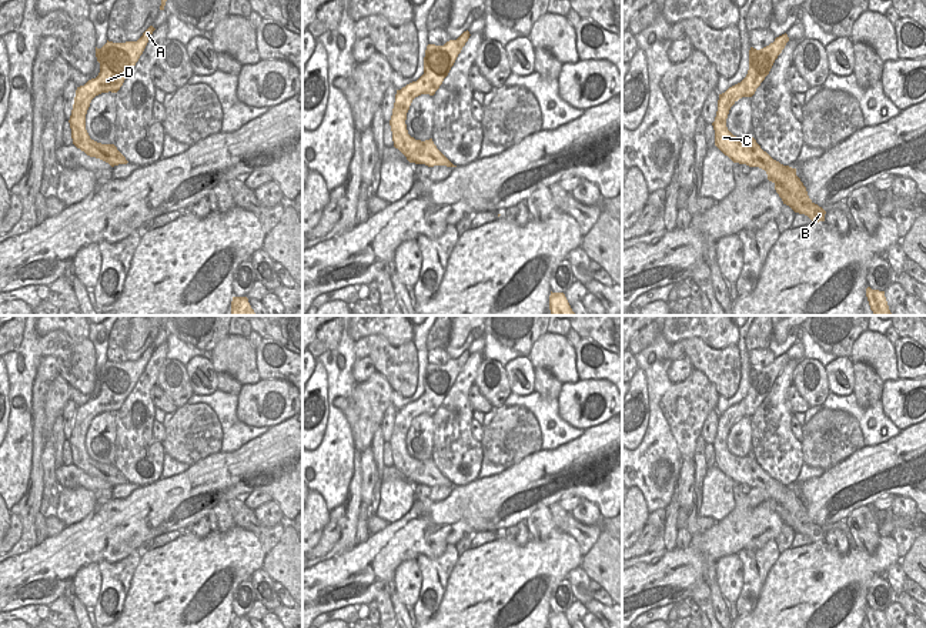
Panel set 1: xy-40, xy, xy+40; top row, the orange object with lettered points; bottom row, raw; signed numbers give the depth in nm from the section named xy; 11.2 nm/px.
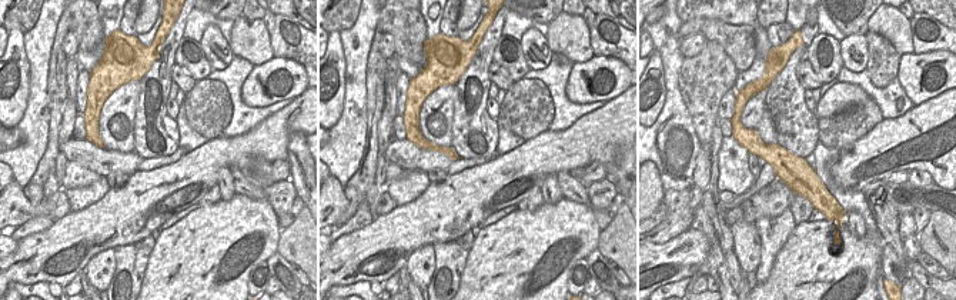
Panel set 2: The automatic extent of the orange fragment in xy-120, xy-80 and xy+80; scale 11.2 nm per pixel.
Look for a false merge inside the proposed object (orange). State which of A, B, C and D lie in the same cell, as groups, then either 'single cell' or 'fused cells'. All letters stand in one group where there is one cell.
groups A / B C D; fused cells

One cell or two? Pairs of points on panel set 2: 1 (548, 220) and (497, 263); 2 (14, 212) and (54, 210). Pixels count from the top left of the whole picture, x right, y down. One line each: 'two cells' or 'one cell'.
1: one cell
2: one cell

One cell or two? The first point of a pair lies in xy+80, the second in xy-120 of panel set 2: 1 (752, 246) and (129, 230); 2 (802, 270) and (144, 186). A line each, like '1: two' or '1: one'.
1: two
2: two

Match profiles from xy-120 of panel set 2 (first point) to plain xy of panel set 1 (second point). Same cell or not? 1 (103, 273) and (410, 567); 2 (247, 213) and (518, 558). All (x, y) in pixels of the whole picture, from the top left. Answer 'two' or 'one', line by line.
1: one
2: one

